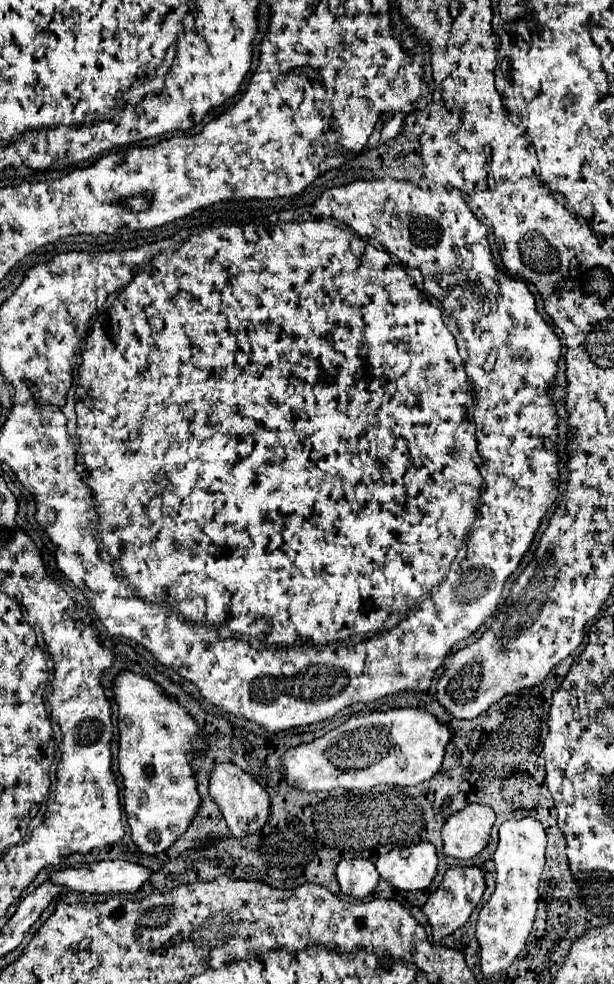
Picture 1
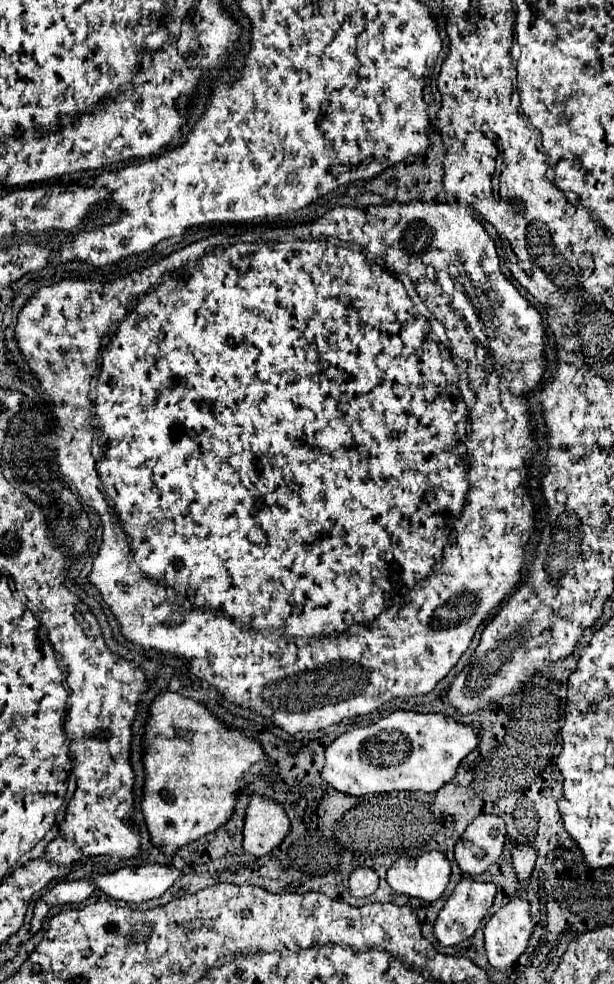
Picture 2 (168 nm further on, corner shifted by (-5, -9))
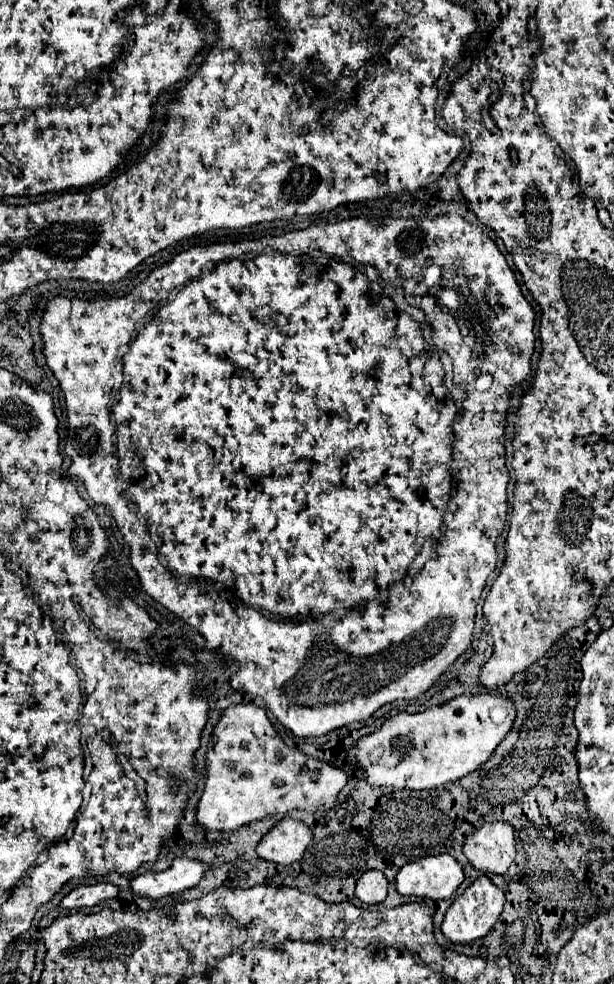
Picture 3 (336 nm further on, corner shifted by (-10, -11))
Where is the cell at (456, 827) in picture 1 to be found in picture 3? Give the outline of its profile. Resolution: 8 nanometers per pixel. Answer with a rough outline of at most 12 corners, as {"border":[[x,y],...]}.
{"border":[[507,822],[483,824],[463,844],[479,872],[505,874],[515,860]]}

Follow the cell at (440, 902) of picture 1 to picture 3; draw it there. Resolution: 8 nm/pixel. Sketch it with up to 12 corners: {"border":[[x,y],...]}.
{"border":[[479,876],[449,906],[441,932],[451,942],[489,934],[505,894]]}

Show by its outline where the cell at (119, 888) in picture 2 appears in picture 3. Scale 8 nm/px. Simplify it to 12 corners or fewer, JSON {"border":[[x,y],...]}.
{"border":[[175,858],[131,880],[137,896],[163,898],[201,882],[207,864]]}

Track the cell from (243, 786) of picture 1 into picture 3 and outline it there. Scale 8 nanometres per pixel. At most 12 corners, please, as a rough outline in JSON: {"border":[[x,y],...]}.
{"border":[[291,818],[261,840],[263,860],[299,862],[313,840],[307,824]]}

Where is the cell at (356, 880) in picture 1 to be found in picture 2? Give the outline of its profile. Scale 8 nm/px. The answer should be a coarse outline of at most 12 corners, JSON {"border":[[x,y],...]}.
{"border":[[372,868],[352,870],[348,886],[352,896],[368,898],[378,890]]}

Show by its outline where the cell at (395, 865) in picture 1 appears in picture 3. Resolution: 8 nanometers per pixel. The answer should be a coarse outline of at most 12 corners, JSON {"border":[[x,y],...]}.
{"border":[[449,856],[405,864],[397,892],[447,900],[463,882]]}

